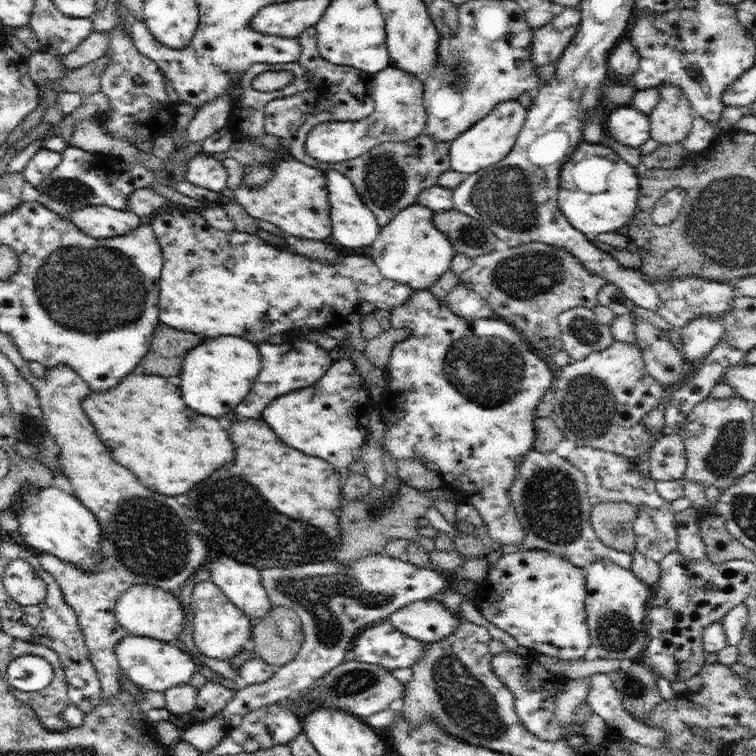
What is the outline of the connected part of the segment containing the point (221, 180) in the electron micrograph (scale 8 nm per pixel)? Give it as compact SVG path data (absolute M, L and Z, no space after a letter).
M201 151L187 162L185 178L188 182L191 182L199 187L200 190L207 192L220 192L220 190L226 186L228 174L226 173L226 168L224 168L220 159L216 158L215 156L206 156Z

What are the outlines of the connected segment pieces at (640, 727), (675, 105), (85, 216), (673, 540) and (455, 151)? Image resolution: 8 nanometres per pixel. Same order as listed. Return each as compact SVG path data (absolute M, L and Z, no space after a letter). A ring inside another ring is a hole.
M596 673L586 679L590 689L585 702L606 721L611 730L650 748L666 746L666 732L646 726L642 720L634 719L625 709L620 694L614 688L611 674Z
M673 85L658 87L660 100L650 114L650 139L660 145L681 143L687 139L695 120L684 92Z
M88 205L73 210L65 220L71 221L80 232L94 238L126 234L144 222L132 212L115 210L108 205Z
M664 501L659 508L643 506L641 514L634 521L634 532L636 534L636 549L647 558L652 558L660 563L668 554L678 550L678 533L674 526L674 516L677 512L672 510L672 503Z
M516 100L499 103L485 118L459 134L449 144L450 168L467 176L507 158L524 125L526 114L525 108Z

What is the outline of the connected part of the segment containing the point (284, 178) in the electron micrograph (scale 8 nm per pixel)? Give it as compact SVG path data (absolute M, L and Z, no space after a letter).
M284 141L280 143L285 148L280 146L281 150L277 154L282 159L278 160L276 164L274 162L271 164L274 175L262 187L248 187L246 183L240 183L240 186L234 191L234 202L241 204L248 215L254 217L254 219L264 220L271 225L278 226L285 233L292 236L324 241L324 238L332 234L330 205L328 191L326 190L326 176L321 169L308 166L306 163L296 160L291 155L288 145L284 144Z

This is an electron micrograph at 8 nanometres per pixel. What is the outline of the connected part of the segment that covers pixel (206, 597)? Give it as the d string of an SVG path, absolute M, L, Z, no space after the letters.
M203 581L195 586L191 608L194 613L194 644L204 656L216 660L229 660L244 650L244 644L252 637L251 619L211 581Z

